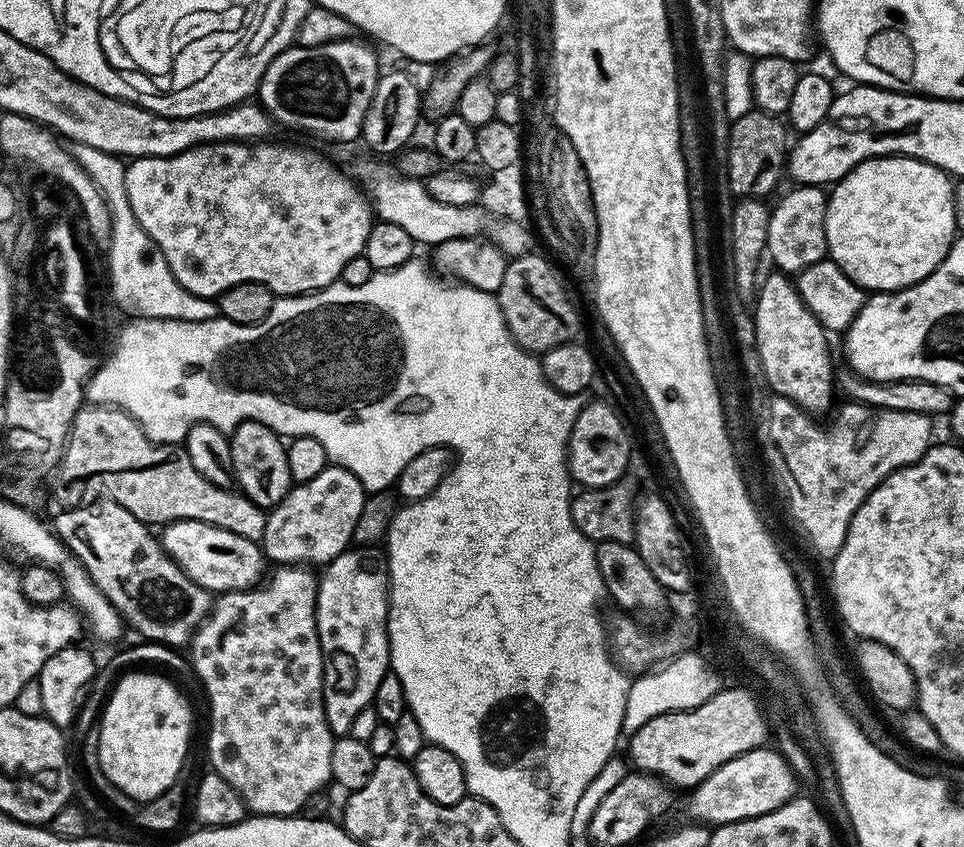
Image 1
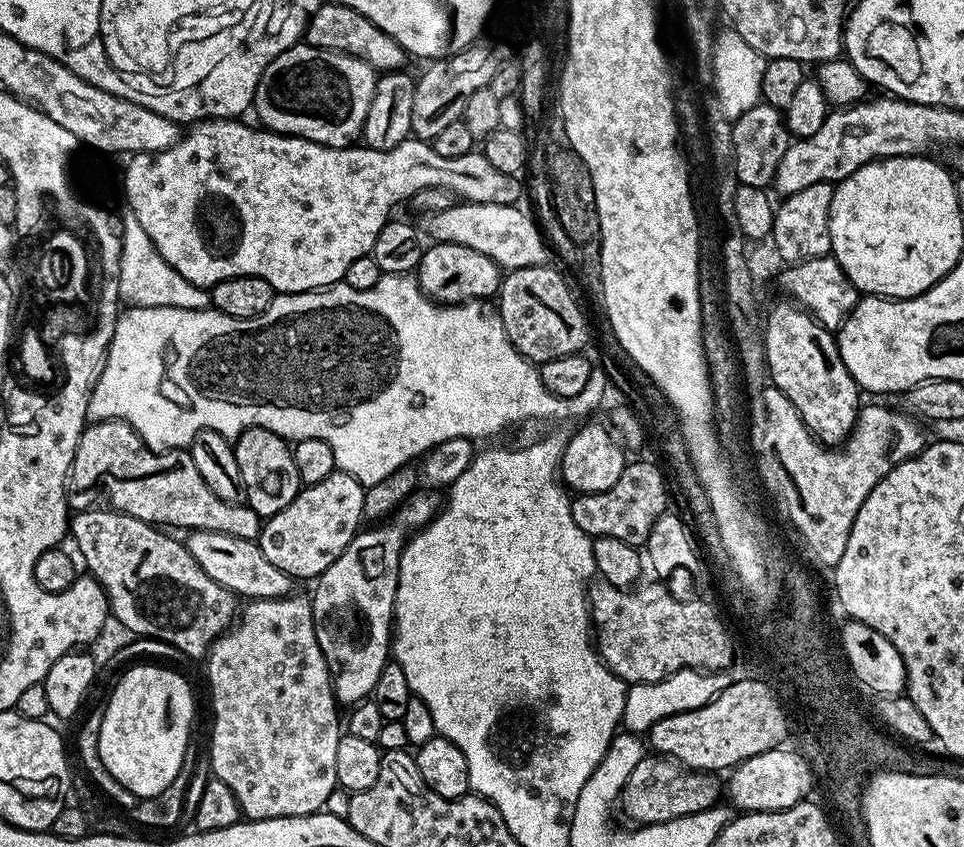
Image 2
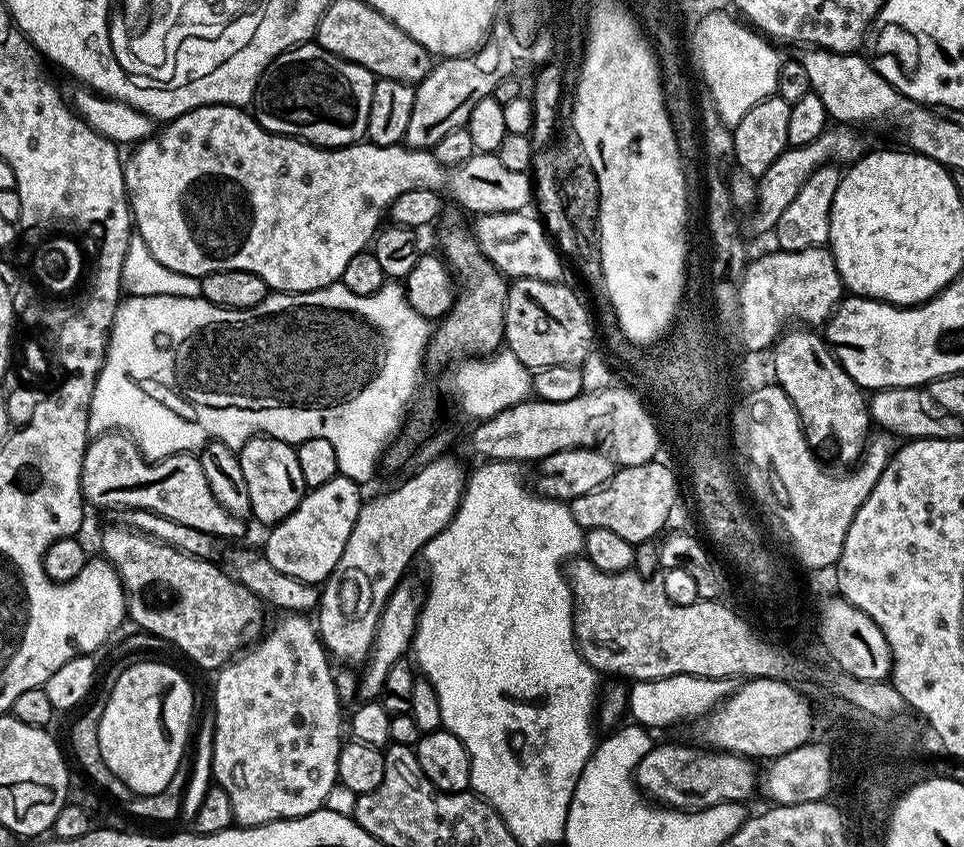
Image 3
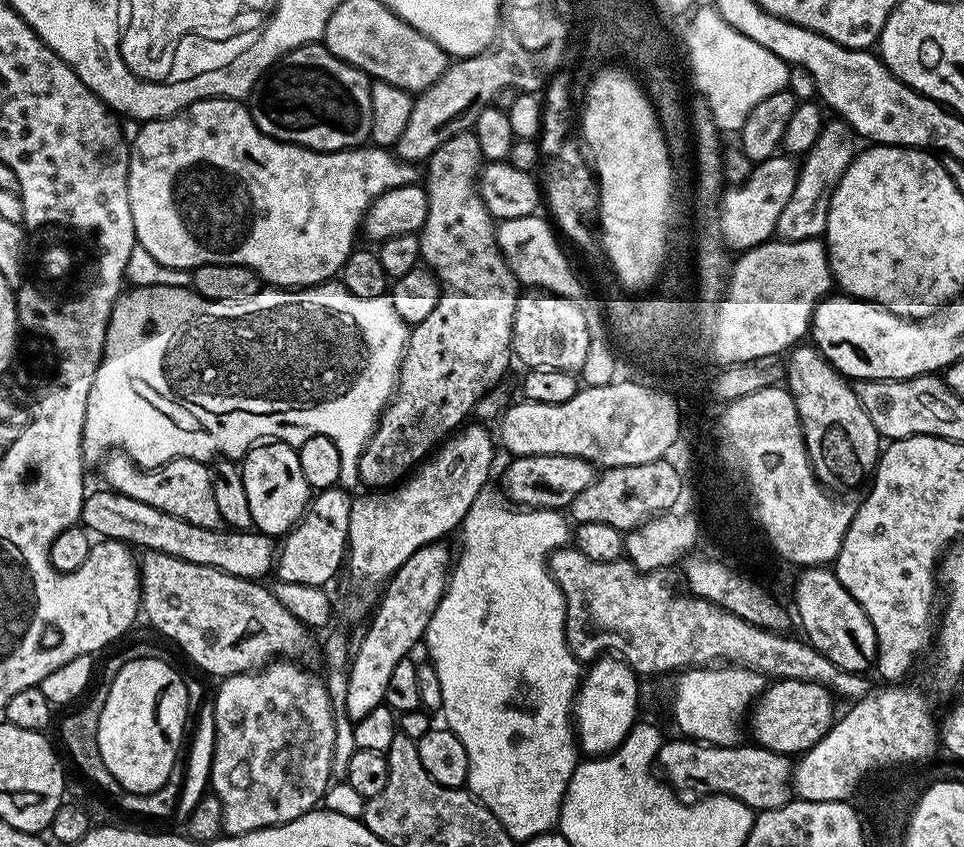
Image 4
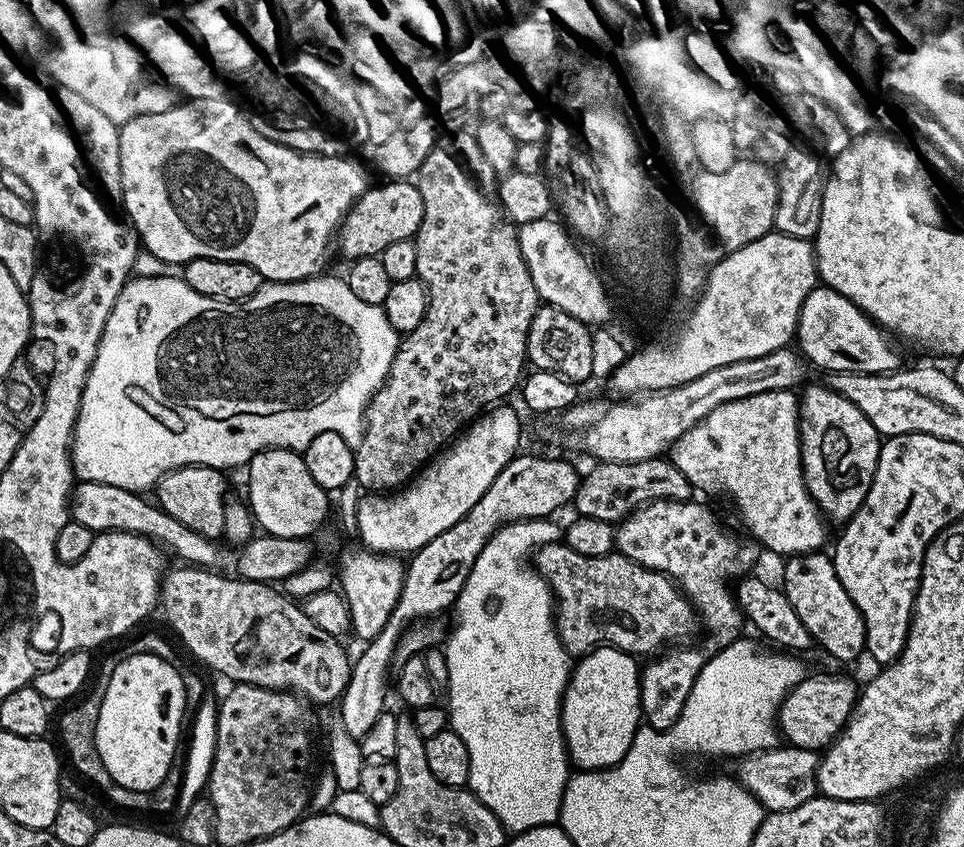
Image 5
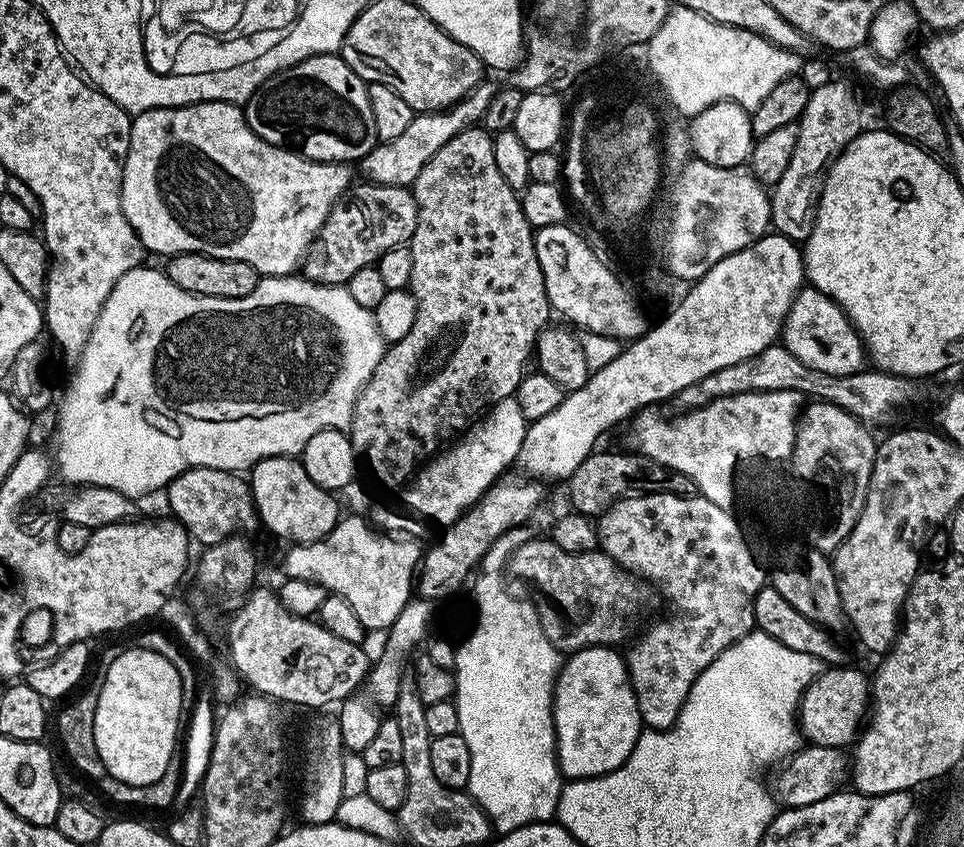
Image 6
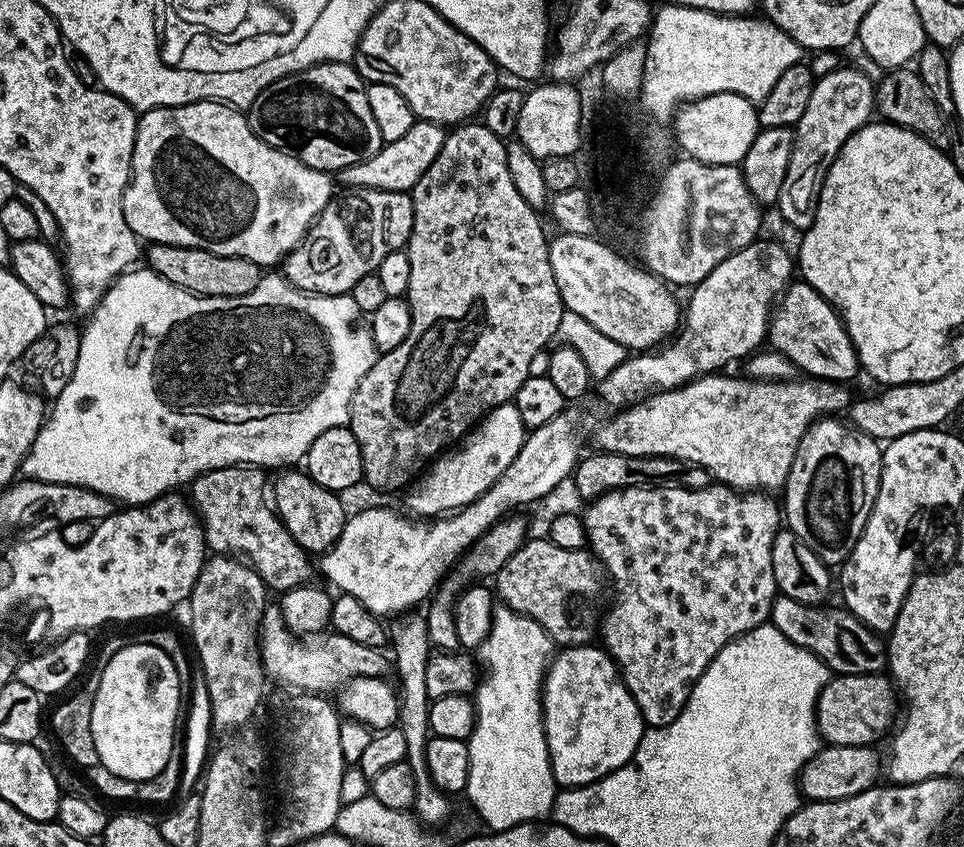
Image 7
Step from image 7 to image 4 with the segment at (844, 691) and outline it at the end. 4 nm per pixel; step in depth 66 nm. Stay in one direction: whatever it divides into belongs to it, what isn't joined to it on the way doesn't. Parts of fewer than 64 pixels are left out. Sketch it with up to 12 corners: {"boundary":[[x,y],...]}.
{"boundary":[[777,679],[750,709],[755,743],[803,754],[832,729],[833,693]]}

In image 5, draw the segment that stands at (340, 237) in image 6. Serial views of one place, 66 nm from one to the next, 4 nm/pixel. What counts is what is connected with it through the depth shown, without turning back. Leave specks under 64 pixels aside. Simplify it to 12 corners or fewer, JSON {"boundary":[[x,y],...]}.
{"boundary":[[408,180],[369,187],[344,215],[351,262],[415,237],[422,194]]}

